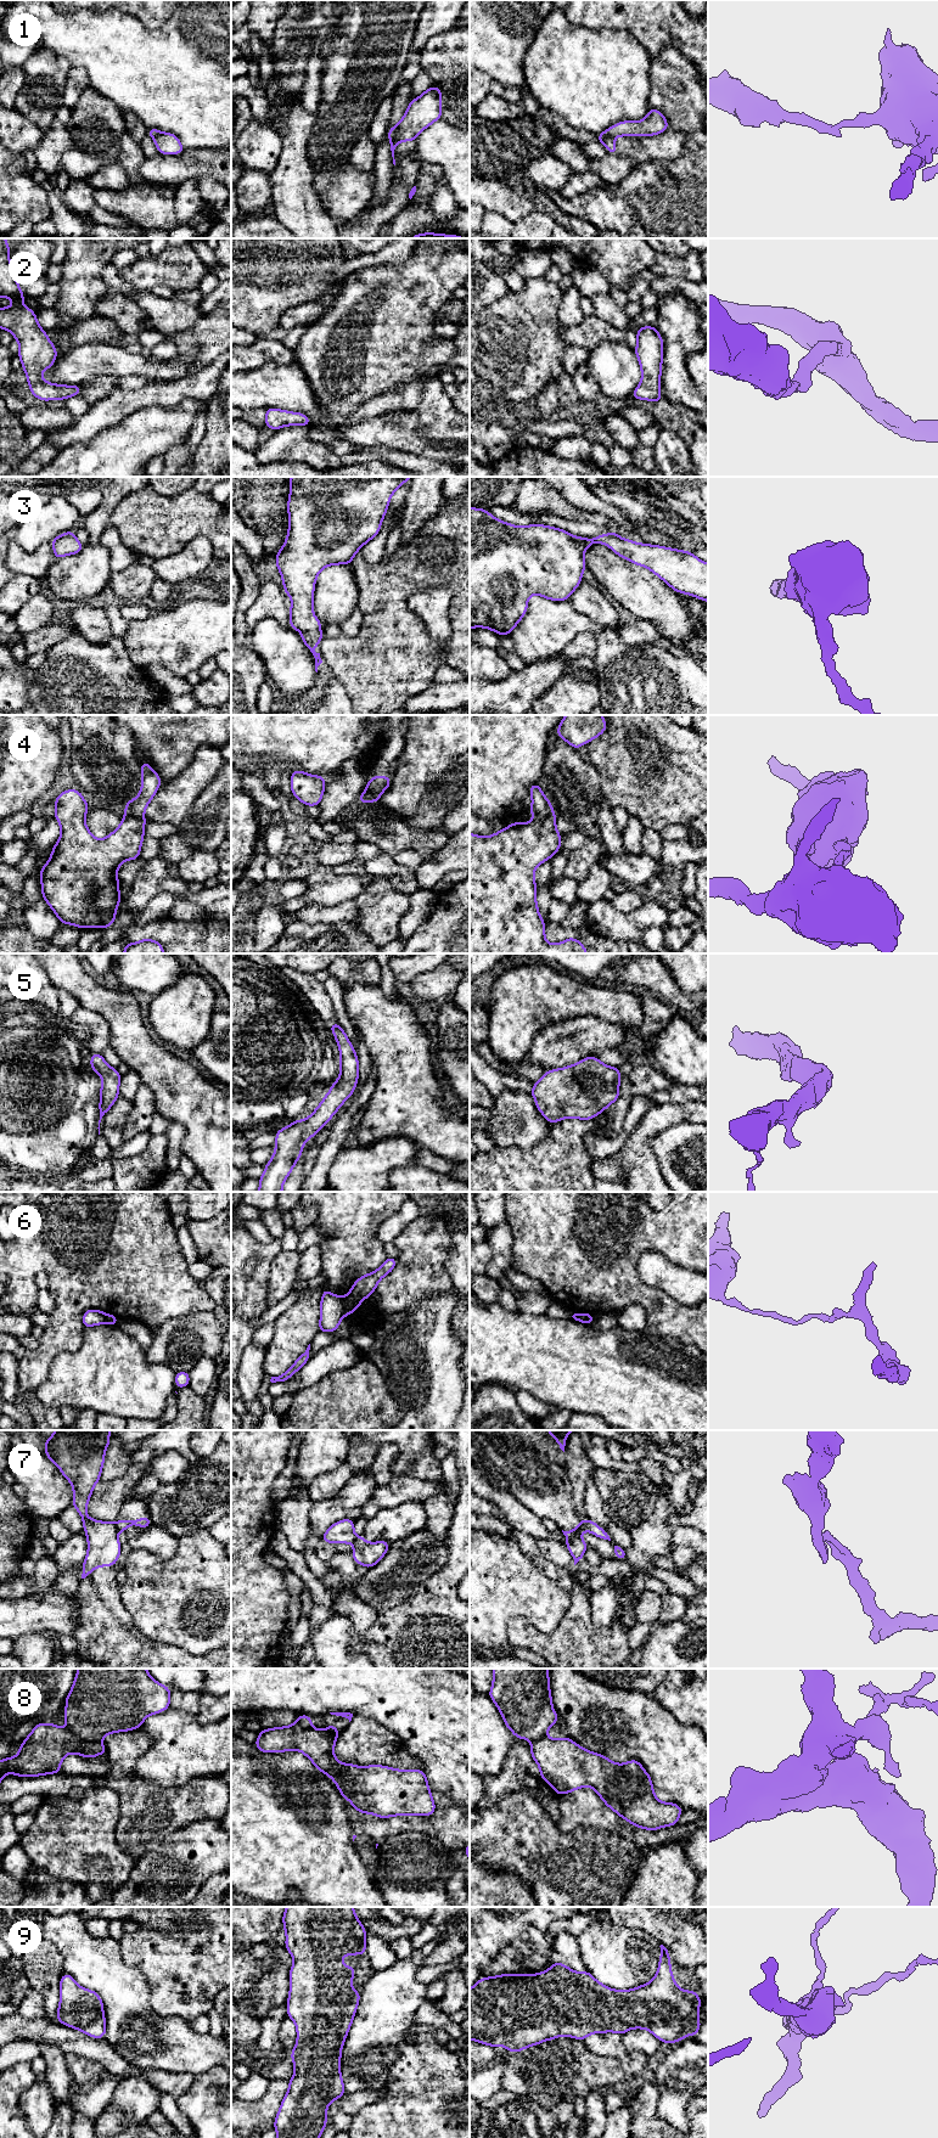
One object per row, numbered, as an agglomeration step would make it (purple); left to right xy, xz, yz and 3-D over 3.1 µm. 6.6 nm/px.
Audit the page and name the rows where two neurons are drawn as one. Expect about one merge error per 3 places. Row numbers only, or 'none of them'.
1, 4, 6, 7, 8

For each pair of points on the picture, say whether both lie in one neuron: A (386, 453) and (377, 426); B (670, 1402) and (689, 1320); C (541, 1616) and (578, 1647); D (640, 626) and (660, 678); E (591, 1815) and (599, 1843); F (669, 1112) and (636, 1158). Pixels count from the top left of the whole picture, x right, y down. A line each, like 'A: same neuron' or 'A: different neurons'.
A: different neurons
B: different neurons
C: different neurons
D: different neurons
E: different neurons
F: same neuron

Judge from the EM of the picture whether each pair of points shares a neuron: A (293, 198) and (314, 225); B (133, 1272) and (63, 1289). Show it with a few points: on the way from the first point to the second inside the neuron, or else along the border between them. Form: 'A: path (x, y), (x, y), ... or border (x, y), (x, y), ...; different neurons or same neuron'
A: path (296, 206), (307, 219); same neuron
B: path (116, 1272), (96, 1272), (80, 1278); same neuron

